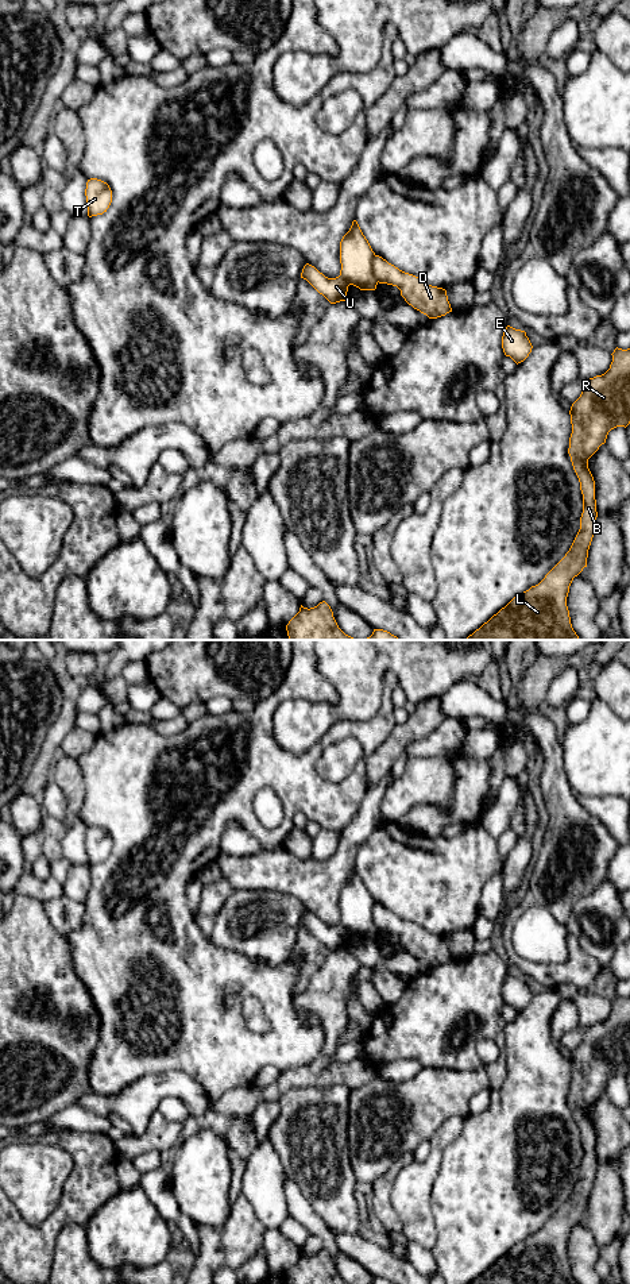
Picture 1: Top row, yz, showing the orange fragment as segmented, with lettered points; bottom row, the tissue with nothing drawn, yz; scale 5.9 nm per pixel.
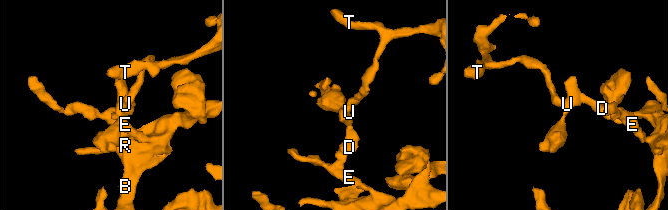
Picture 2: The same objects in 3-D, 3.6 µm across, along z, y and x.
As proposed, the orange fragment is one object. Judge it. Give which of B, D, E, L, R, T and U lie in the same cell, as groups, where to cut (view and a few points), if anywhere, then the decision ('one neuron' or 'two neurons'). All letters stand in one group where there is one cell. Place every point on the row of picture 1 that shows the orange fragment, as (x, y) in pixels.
B D E L R / T U | yz (375, 255), (373, 274), (378, 281) | two neurons

